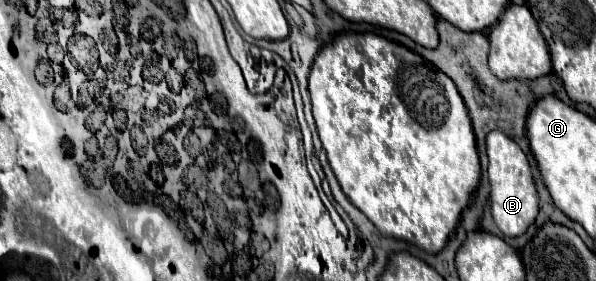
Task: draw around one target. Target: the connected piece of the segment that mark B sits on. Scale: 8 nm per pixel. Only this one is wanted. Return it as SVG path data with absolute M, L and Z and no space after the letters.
M492 130L486 136L488 152L488 178L490 178L490 212L496 226L504 236L520 236L538 214L538 194L532 180L530 164L522 148L500 130Z

